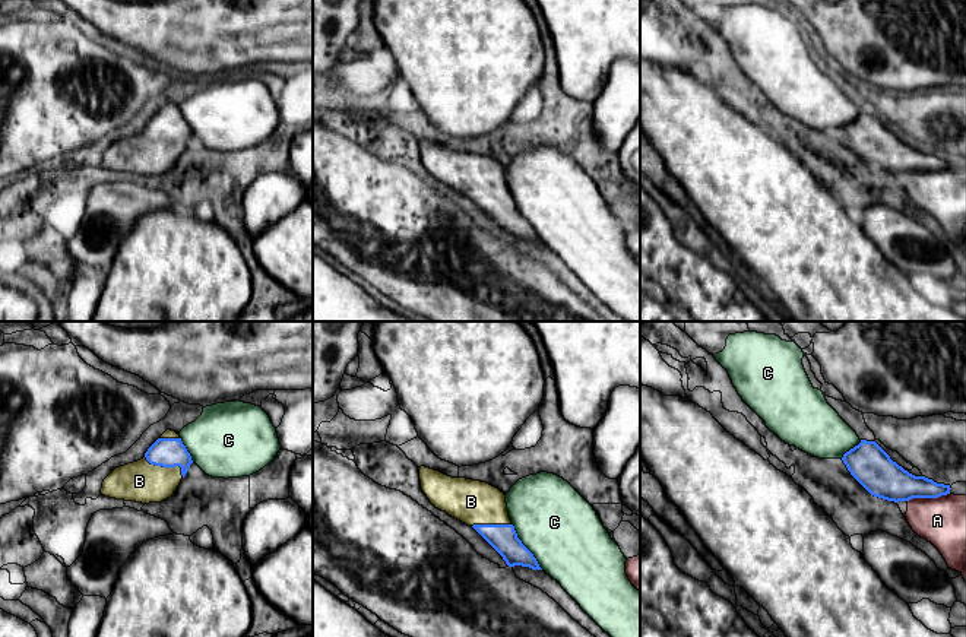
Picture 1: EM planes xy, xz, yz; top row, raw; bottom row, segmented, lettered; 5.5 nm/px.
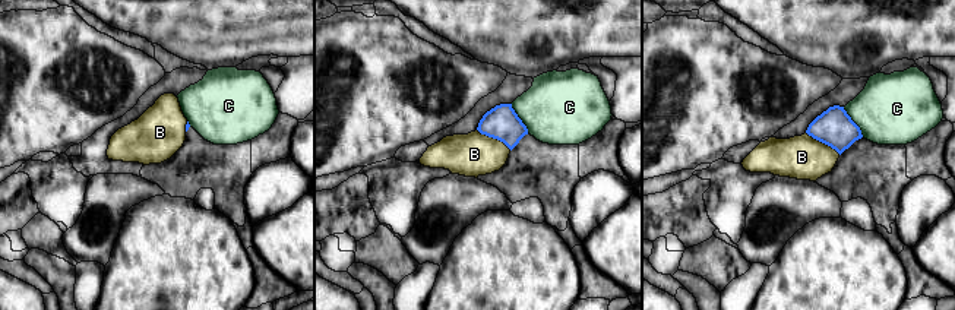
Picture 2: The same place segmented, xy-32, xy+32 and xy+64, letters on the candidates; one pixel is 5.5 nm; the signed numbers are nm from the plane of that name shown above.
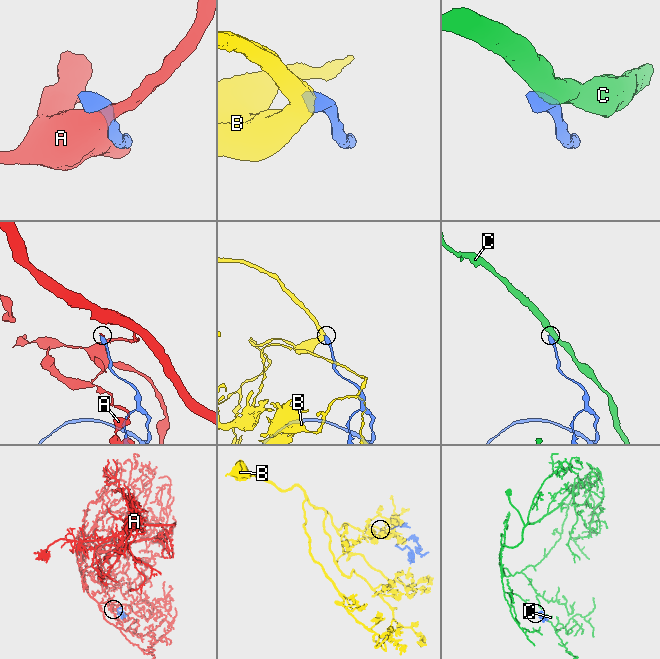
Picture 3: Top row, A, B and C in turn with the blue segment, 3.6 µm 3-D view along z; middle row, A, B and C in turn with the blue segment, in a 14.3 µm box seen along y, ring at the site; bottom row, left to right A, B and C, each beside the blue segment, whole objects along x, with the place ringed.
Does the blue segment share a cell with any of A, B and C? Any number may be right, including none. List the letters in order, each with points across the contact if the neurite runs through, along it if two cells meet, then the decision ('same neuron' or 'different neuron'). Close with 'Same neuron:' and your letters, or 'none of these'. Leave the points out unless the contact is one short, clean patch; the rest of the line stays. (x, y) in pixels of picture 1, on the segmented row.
A: different neuron
B: across xy (165, 452), (167, 466), (152, 479), (139, 481) | same neuron
C: along xz (512, 523), (516, 536), (542, 569) | different neuron
Same neuron: B

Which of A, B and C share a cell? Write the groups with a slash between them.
A / B / C

